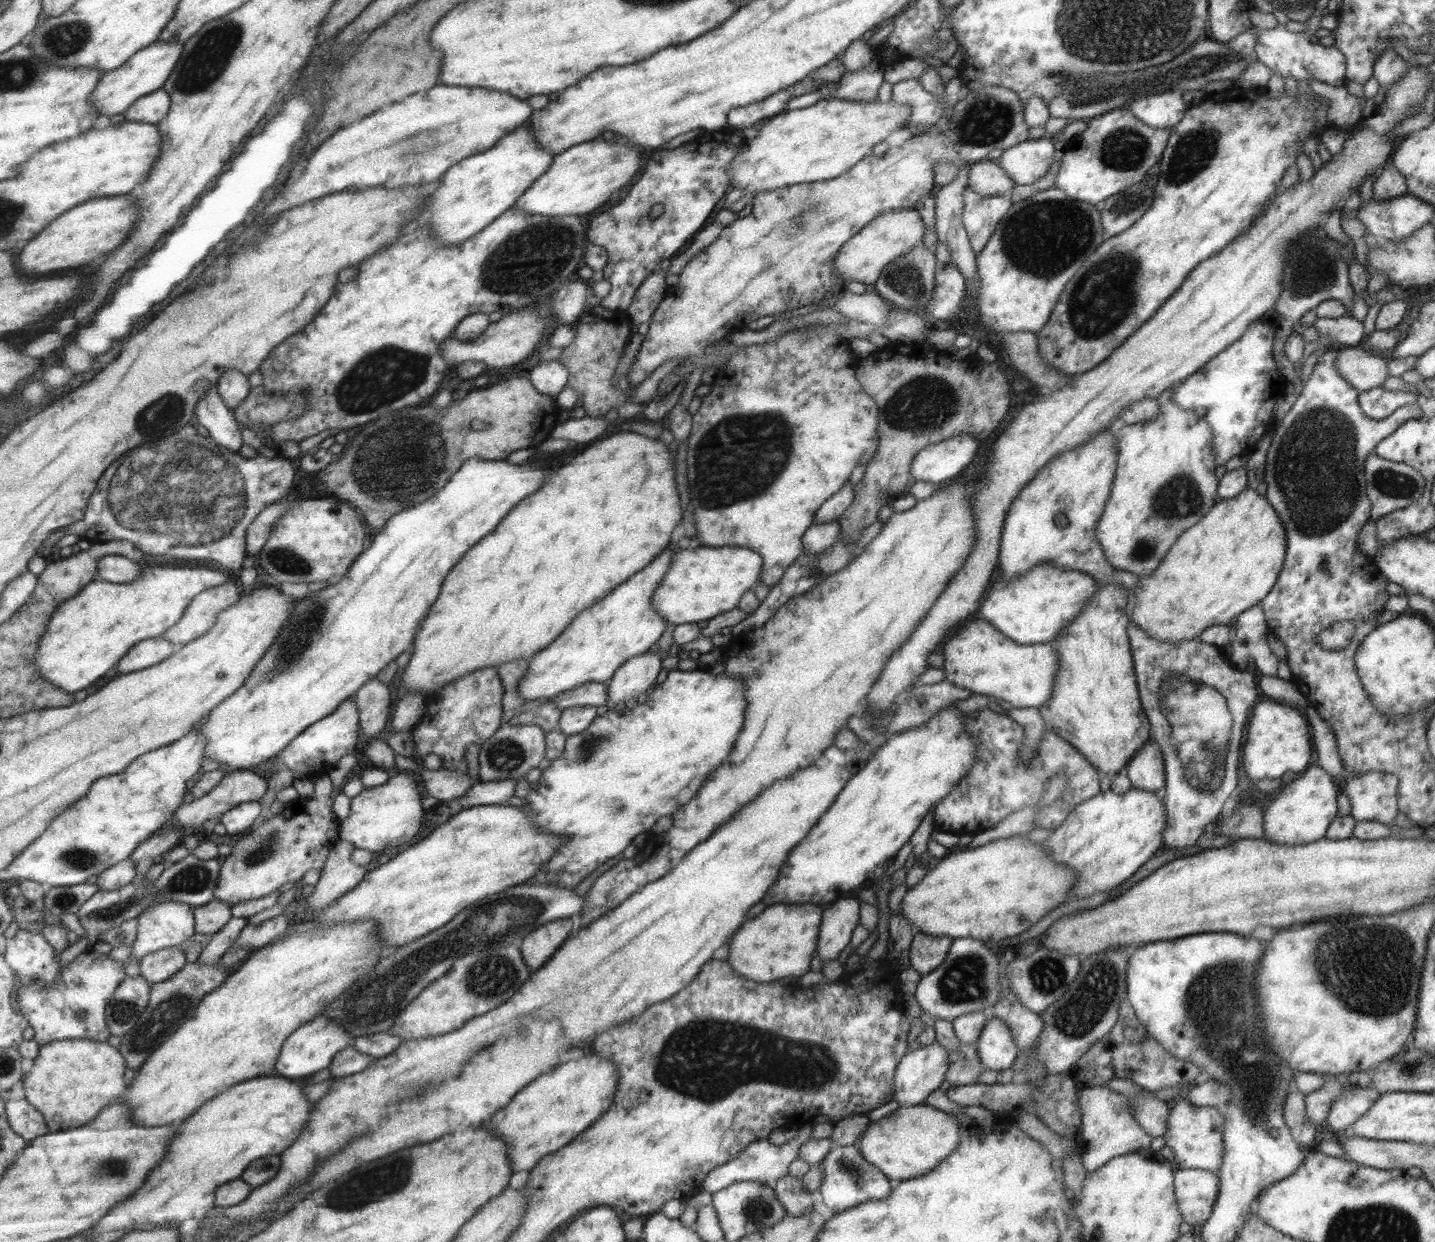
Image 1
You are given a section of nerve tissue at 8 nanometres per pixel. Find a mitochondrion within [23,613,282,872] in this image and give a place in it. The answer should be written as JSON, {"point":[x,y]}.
{"point":[78,858]}

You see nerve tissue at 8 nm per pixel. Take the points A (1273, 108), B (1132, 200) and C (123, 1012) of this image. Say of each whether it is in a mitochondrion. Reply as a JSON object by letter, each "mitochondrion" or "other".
{"A":"other","B":"mitochondrion","C":"mitochondrion"}

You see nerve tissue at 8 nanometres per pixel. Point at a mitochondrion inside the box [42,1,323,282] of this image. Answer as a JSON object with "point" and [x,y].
{"point":[206,61]}

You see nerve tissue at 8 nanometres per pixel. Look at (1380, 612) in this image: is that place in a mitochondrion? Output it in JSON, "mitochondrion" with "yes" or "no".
{"mitochondrion":"no"}

